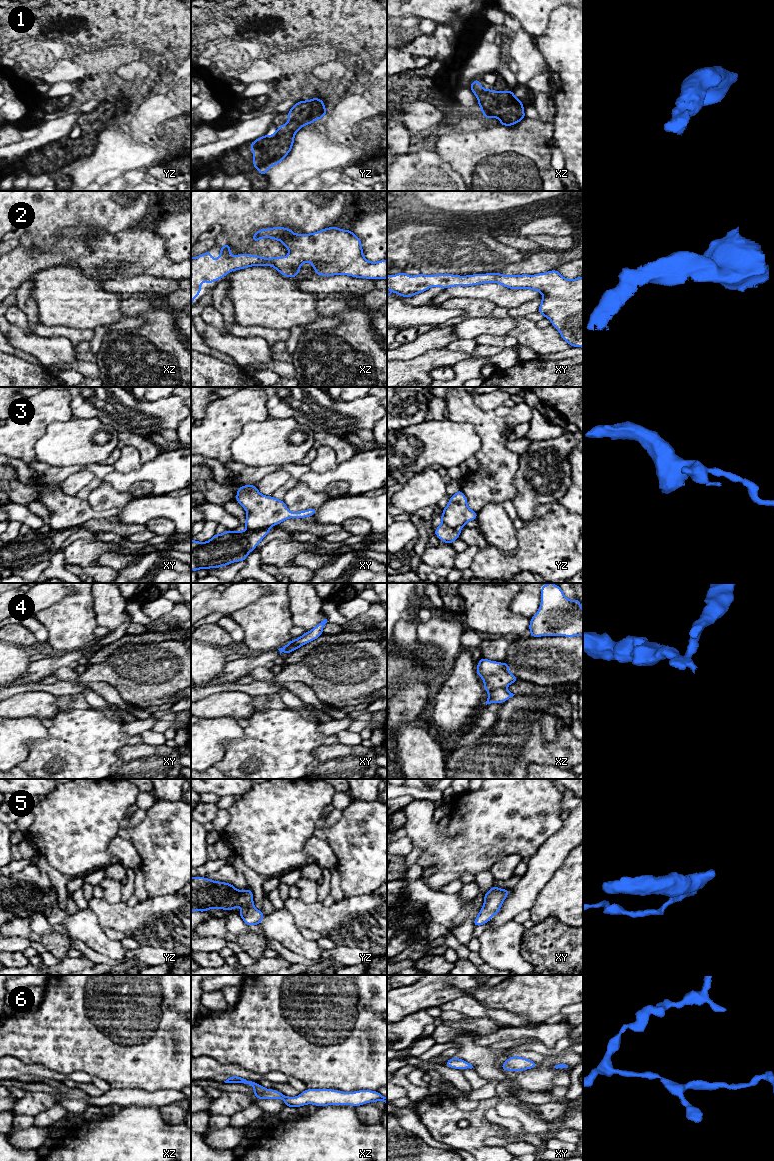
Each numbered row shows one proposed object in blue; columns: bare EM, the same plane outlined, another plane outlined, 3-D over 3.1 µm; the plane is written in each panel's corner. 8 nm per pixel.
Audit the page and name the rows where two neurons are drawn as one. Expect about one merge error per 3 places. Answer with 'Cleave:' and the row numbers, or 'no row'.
Cleave: 3, 4

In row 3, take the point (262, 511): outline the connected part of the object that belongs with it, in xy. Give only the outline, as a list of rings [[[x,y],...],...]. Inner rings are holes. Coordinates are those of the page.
[[[243,485],[237,488],[235,500],[247,513],[247,529],[260,529],[278,525],[290,518],[312,517],[316,508],[300,512],[290,512],[283,500],[261,494],[256,485]]]

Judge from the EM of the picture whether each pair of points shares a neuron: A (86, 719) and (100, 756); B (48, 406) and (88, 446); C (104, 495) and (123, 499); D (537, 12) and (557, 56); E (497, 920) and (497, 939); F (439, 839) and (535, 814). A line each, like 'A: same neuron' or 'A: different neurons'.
A: same neuron
B: different neurons
C: same neuron
D: different neurons
E: different neurons
F: same neuron

